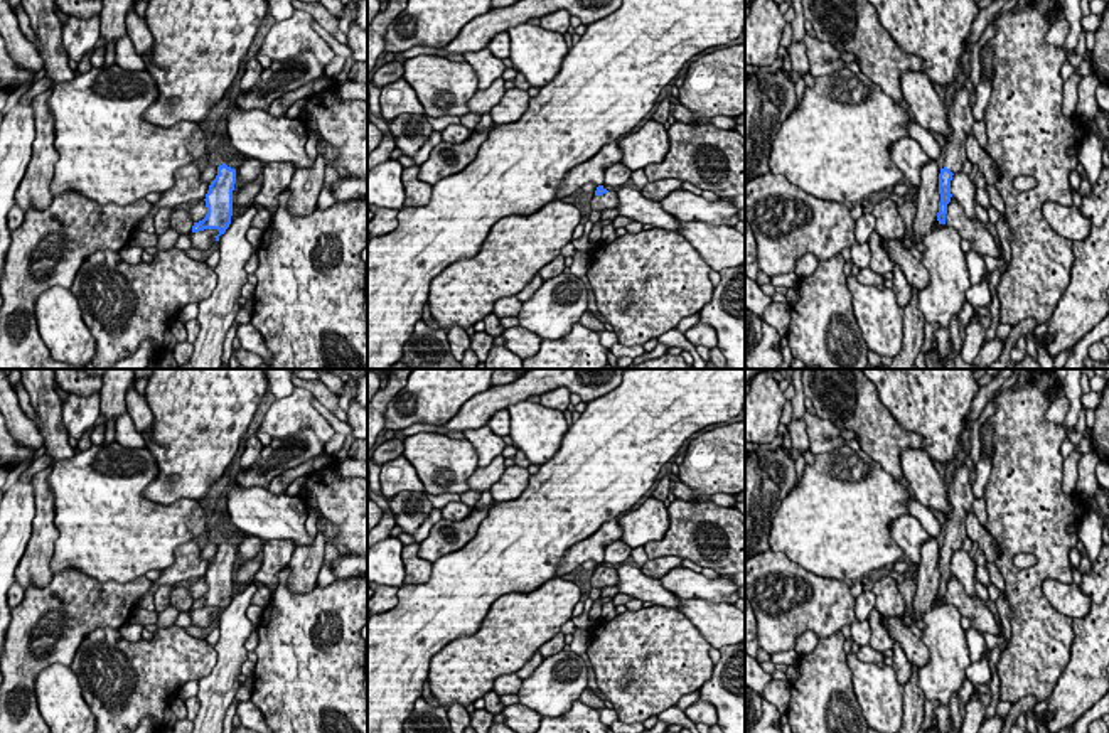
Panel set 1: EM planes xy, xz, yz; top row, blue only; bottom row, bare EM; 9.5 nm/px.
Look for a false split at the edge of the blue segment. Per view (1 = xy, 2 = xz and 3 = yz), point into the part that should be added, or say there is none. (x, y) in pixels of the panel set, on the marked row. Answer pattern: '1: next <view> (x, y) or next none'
1: next xy (235, 162)
2: next xz (610, 199)
3: next yz (959, 115)

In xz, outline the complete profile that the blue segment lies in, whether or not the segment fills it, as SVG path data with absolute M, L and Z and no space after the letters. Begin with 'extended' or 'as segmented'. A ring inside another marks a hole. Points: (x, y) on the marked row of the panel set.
extended; M598 185L595 195L590 201L592 211L603 212L605 209L615 209L619 206L617 190L607 190L603 185Z

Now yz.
extended; M959 88L952 96L952 104L947 108L947 121L951 126L951 135L946 143L944 167L939 174L939 224L946 224L947 204L951 202L951 180L952 175L962 172L962 165L967 160L966 140L974 125L972 108L969 104L969 91Z

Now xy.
extended; M238 152L233 158L224 158L224 163L217 167L217 175L211 182L204 199L207 214L202 221L194 222L192 233L217 229L219 234L216 236L216 241L219 241L219 236L226 233L233 216L236 170L241 167L244 158L246 157Z

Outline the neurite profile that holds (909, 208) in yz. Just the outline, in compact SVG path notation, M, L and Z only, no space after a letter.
M907 199L902 206L897 206L903 222L905 222L905 236L903 239L910 239L912 238L912 224L913 224L913 217L917 212L917 204L910 199Z

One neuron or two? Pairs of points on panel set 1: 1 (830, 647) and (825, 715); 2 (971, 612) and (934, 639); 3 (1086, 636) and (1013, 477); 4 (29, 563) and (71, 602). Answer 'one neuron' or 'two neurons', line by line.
1: one neuron
2: two neurons
3: two neurons
4: two neurons

